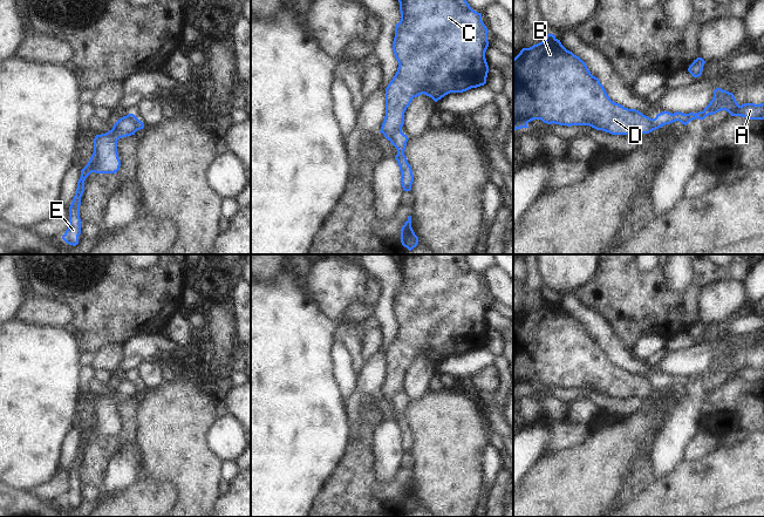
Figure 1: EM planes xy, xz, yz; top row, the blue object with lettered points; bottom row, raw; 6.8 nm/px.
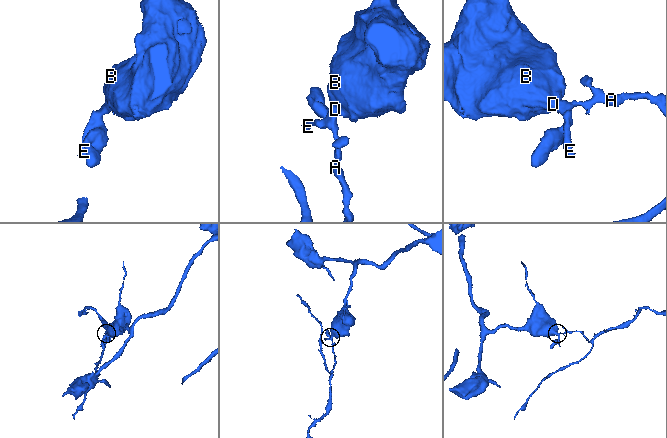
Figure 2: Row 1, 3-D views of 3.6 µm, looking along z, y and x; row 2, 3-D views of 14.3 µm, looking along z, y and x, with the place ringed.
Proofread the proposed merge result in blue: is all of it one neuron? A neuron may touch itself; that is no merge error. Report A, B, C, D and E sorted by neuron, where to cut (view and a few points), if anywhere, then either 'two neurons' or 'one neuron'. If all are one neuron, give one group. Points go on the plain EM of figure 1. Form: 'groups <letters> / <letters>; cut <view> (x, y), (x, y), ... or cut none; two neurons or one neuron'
groups A / B C D E; cut xz (401, 392), (390, 403); two neurons

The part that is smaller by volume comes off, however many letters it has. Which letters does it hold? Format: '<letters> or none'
A

